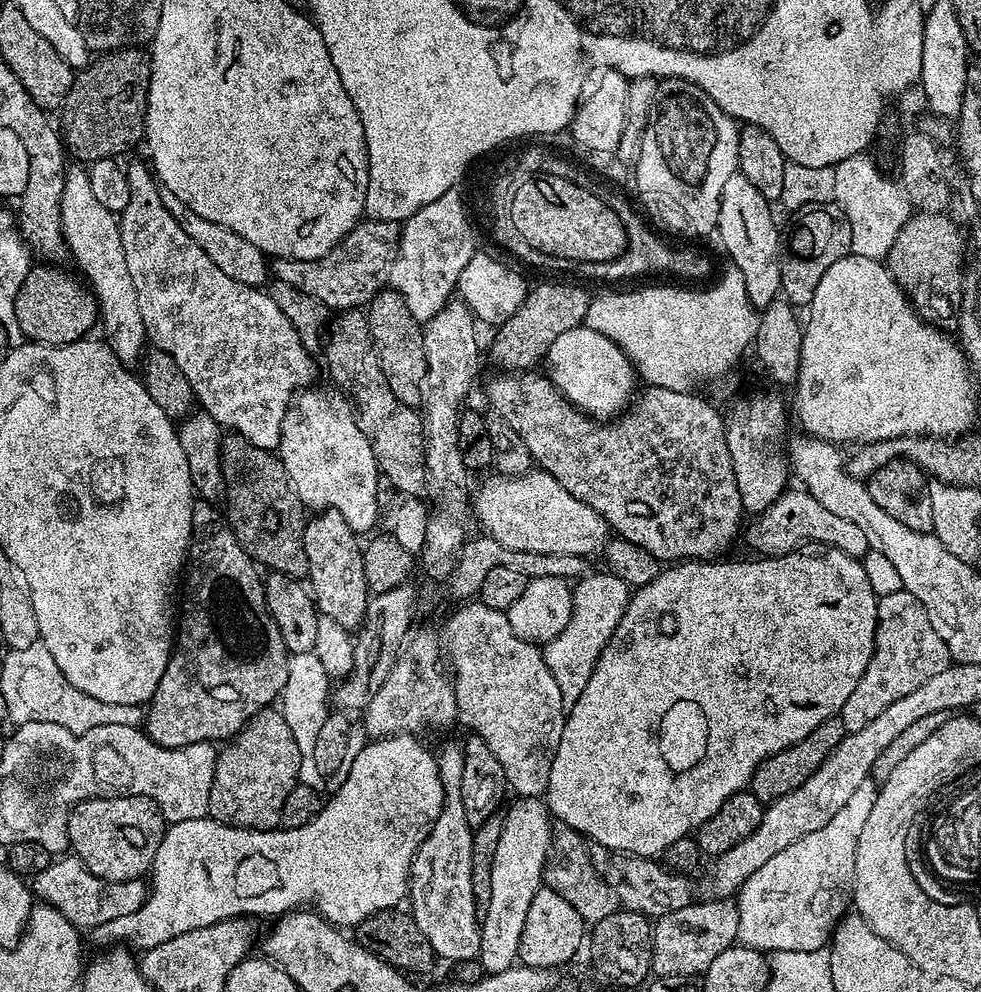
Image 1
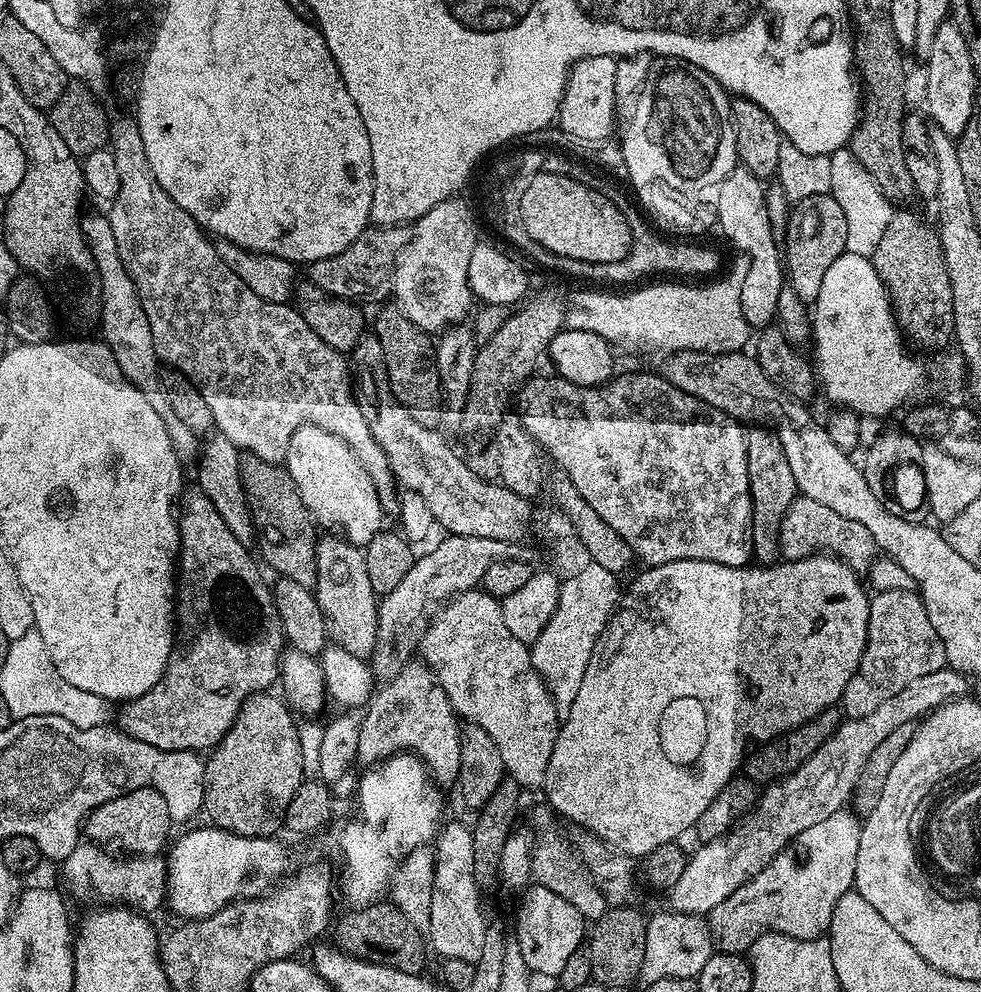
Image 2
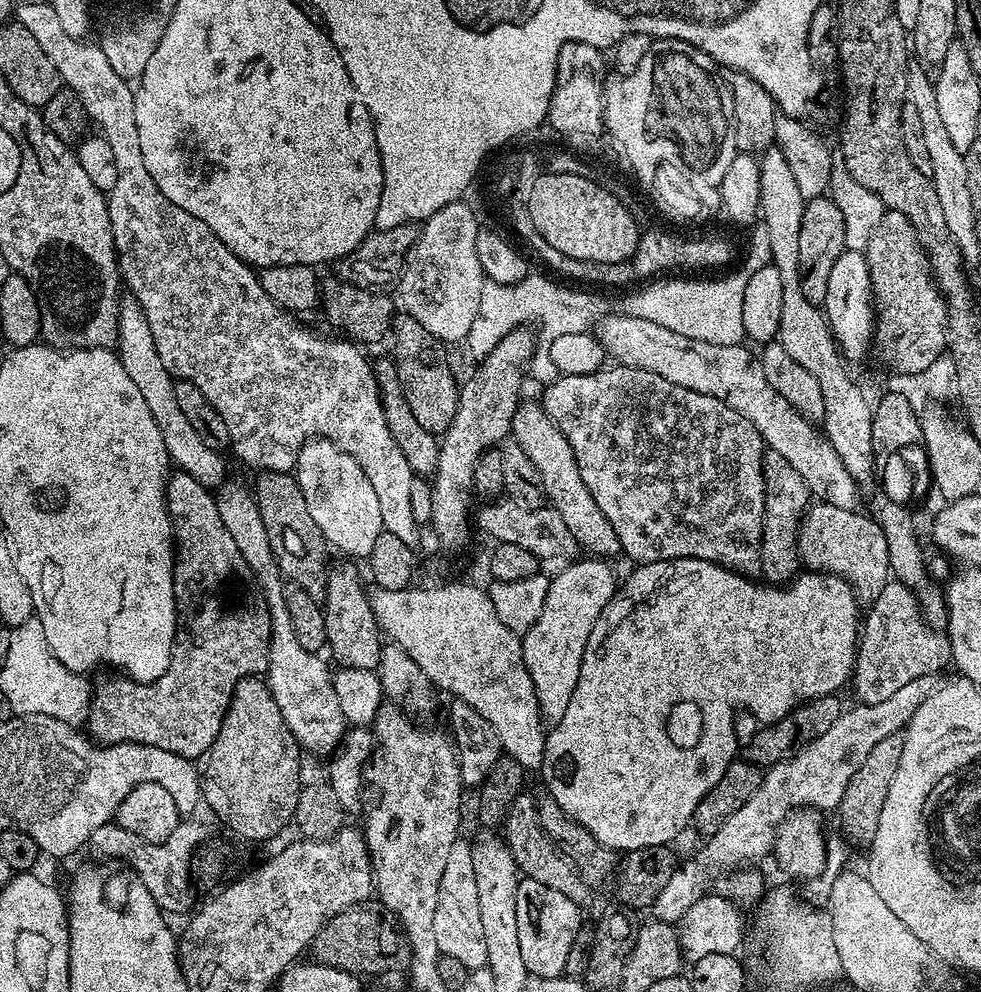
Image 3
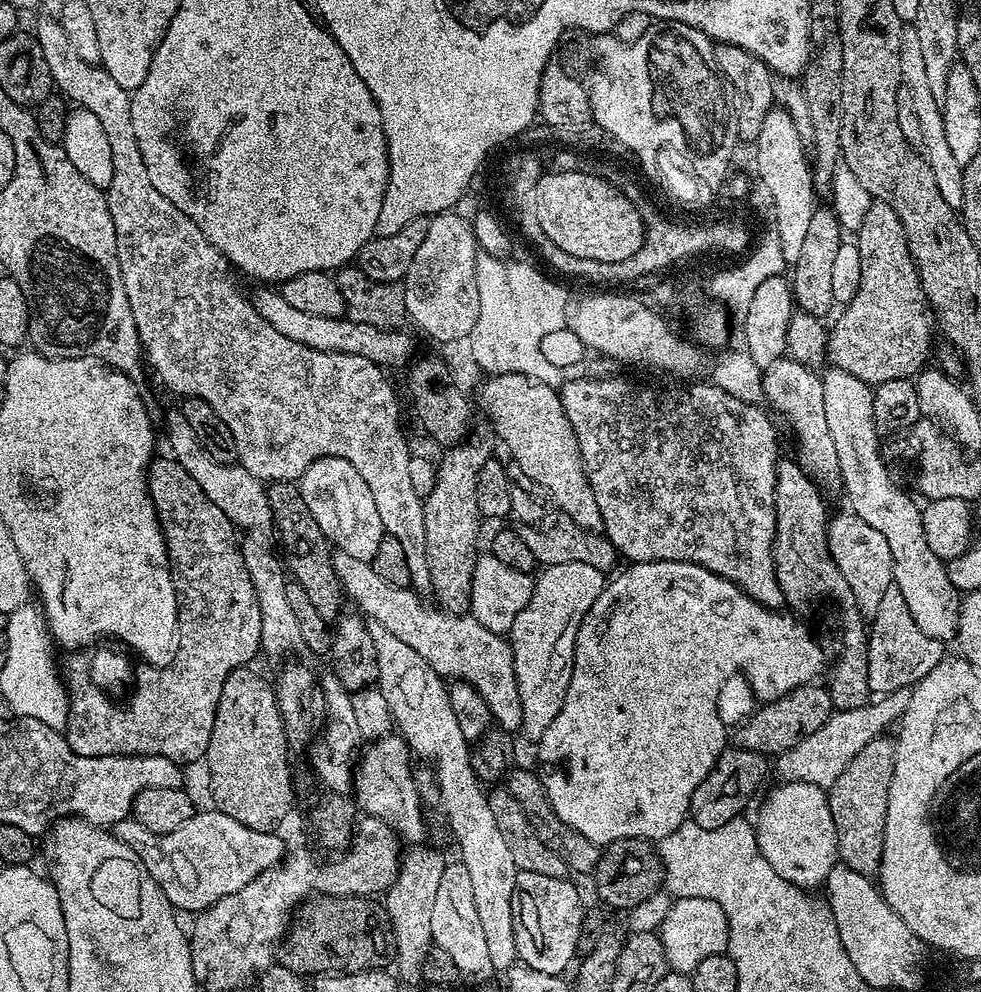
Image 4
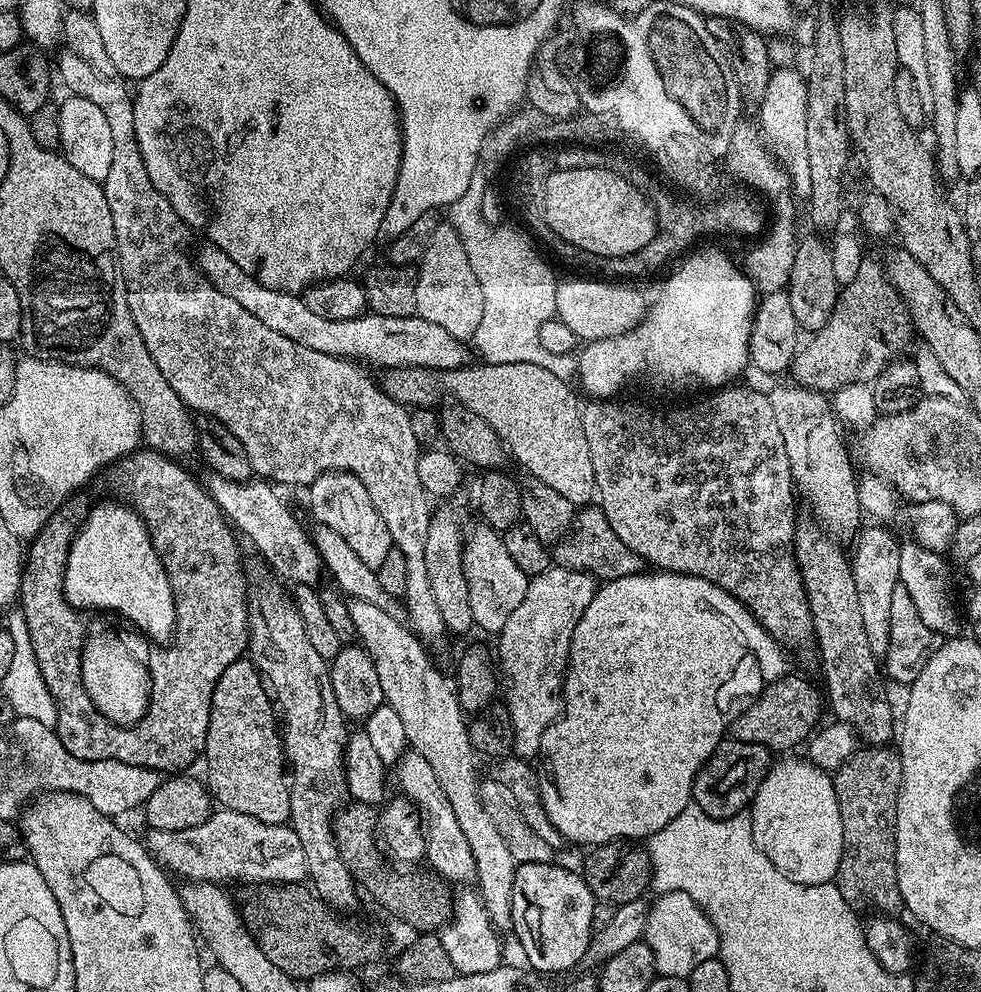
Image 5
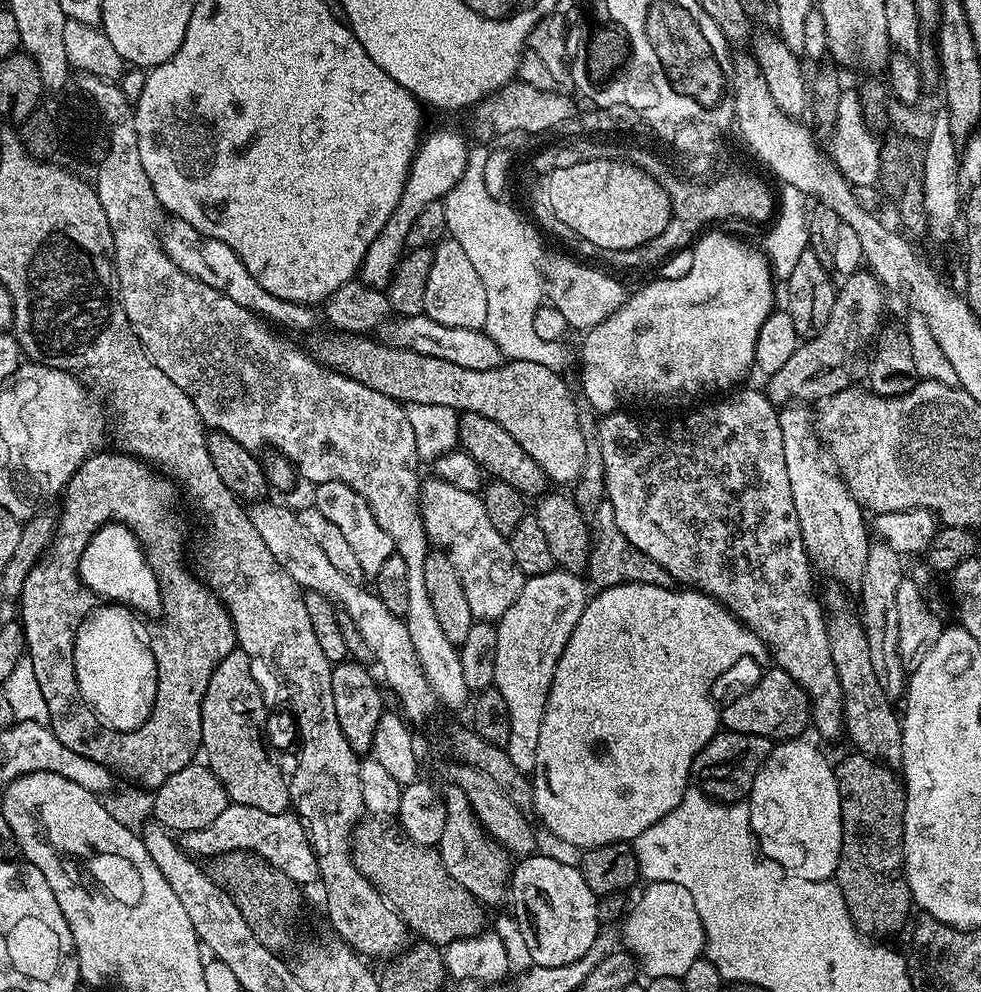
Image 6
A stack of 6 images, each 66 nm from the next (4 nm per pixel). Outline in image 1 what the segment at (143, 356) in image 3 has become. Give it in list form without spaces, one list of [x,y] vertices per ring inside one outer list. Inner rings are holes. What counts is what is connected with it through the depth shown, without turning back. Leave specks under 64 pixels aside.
[[[76,162],[69,163],[64,170],[60,221],[67,251],[84,271],[83,279],[90,285],[90,291],[96,298],[98,328],[104,331],[104,343],[120,364],[139,365],[149,338],[146,322],[142,322],[142,310],[138,310],[138,290],[134,290],[134,281],[126,266],[126,254],[122,251],[120,221],[117,213],[100,205],[90,186],[87,167]]]

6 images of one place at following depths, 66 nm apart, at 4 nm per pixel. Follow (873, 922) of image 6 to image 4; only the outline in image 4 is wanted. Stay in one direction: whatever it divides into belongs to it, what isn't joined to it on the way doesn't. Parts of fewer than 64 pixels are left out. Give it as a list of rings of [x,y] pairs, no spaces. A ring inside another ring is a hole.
[[[883,734],[866,743],[850,761],[831,788],[827,789],[828,805],[836,827],[836,851],[839,859],[855,872],[864,872],[868,867],[879,865],[884,831],[886,808],[890,802],[890,778],[894,778],[896,741]]]

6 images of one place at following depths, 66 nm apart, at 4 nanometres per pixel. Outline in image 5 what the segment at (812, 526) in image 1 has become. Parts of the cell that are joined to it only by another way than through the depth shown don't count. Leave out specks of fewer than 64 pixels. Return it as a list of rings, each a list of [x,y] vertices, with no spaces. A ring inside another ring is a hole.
[[[876,526],[880,528],[868,528],[865,527],[856,537],[856,544],[854,546],[854,554],[851,553],[850,563],[852,565],[852,573],[854,574],[854,586],[858,586],[858,602],[860,603],[860,609],[862,610],[862,618],[864,619],[864,625],[868,631],[868,637],[872,640],[873,645],[884,646],[887,645],[890,639],[890,621],[892,618],[892,598],[897,595],[898,583],[900,579],[900,571],[898,570],[898,558],[900,557],[900,547],[897,540],[895,541],[884,529],[885,527]]]

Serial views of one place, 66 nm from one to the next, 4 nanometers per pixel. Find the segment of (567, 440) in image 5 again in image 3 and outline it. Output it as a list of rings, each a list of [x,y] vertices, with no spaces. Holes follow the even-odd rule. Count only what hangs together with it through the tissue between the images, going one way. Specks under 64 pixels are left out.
[[[524,402],[517,407],[512,418],[511,435],[526,452],[526,458],[530,458],[540,476],[540,487],[544,490],[547,503],[561,515],[562,521],[566,522],[566,530],[576,539],[577,545],[596,558],[619,557],[620,543],[618,534],[614,534],[614,526],[610,526],[606,514],[598,510],[598,502],[594,502],[590,490],[586,490],[586,482],[582,482],[582,474],[578,474],[570,442],[566,442],[562,430],[558,430],[539,403]]]

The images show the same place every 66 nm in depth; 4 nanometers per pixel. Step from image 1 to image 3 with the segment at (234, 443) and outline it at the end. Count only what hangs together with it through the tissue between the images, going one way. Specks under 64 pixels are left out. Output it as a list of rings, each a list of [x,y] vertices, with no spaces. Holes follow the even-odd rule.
[[[260,472],[257,477],[256,492],[254,490],[256,508],[266,526],[270,550],[274,550],[280,573],[284,575],[285,581],[302,586],[306,594],[310,594],[318,602],[323,601],[330,567],[330,545],[322,530],[318,530],[314,517],[310,515],[306,498],[302,498],[302,490],[295,475],[292,472]]]

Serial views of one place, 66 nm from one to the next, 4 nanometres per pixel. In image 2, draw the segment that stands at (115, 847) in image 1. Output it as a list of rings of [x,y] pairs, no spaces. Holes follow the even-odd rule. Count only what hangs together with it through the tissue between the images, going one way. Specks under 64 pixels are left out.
[[[139,788],[95,808],[84,821],[83,831],[89,841],[101,846],[113,844],[116,848],[125,848],[128,851],[125,853],[138,857],[160,856],[169,843],[168,831],[171,828],[174,828],[174,822],[170,818],[170,810],[166,810],[166,798],[153,788]]]

